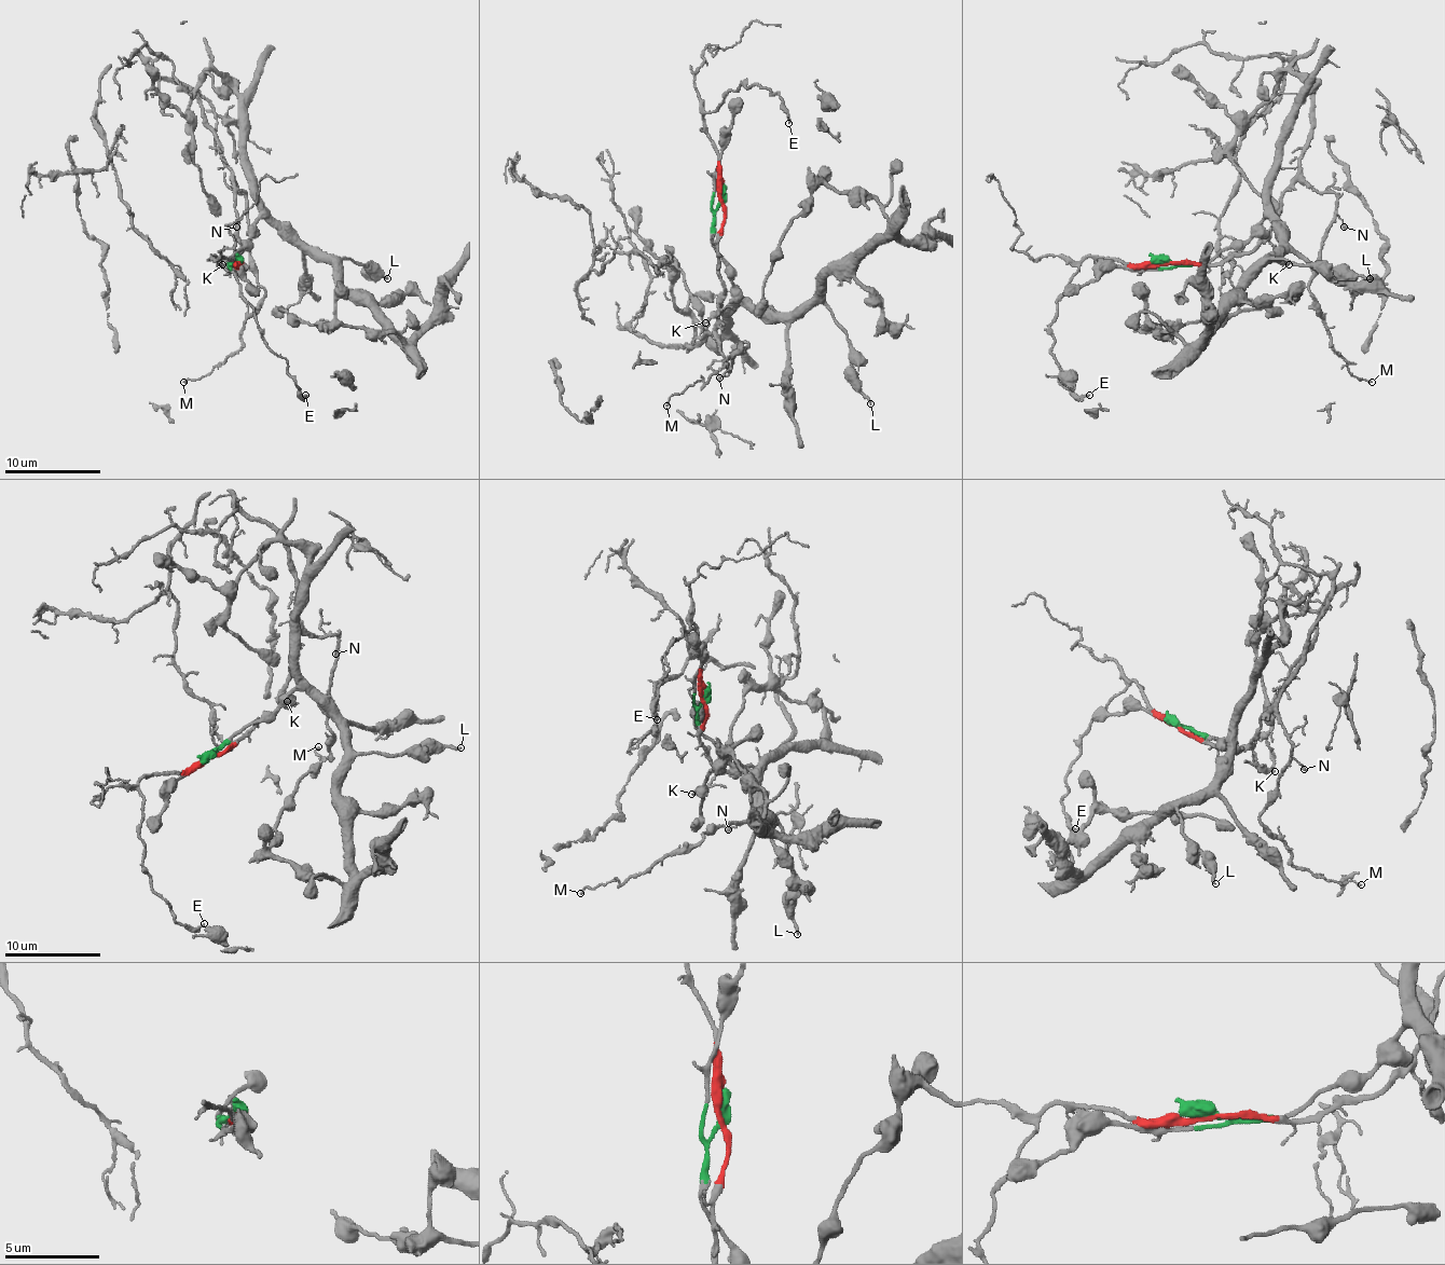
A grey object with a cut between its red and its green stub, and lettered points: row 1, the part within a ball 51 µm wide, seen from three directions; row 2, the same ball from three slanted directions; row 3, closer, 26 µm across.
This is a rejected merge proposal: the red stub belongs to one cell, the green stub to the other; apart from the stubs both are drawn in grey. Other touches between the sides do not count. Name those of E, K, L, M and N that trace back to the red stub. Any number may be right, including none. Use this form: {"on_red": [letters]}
{"on_red": ["E", "K", "M", "N"]}

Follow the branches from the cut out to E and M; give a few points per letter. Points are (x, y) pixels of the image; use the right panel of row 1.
E: (1164, 263), (1126, 265), (1089, 256), (1073, 275), (1051, 324), (1051, 352), (1058, 381), (1077, 396), (1089, 396)
M: (1164, 263), (1222, 265), (1263, 239), (1296, 181), (1330, 191), (1337, 215), (1308, 287), (1330, 345), (1371, 381)

